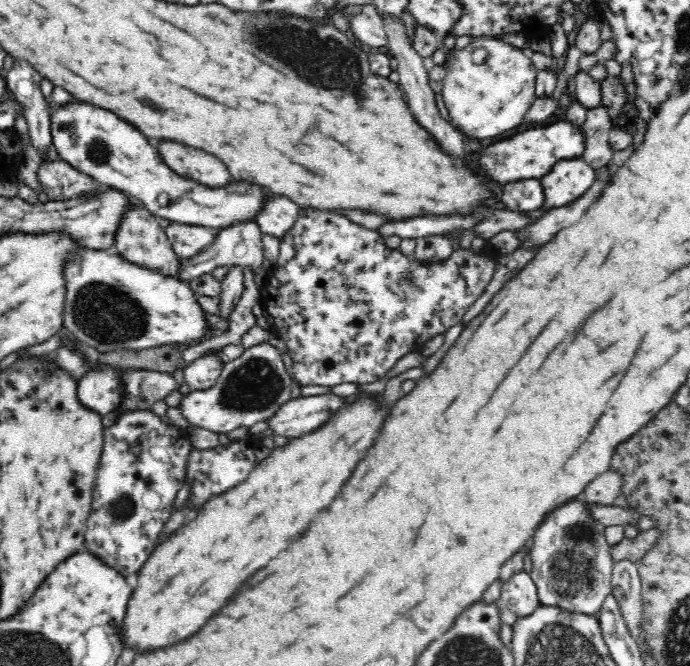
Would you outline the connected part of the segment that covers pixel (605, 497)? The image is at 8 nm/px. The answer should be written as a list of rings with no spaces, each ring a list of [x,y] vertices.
[[[610,467],[594,482],[590,482],[587,489],[584,490],[582,498],[590,505],[599,504],[600,506],[614,506],[616,500],[622,496],[624,487],[624,473],[620,469]]]

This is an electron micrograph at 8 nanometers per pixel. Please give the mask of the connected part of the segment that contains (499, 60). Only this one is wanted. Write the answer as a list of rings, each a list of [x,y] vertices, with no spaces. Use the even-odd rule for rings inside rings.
[[[494,37],[473,38],[470,44],[456,51],[454,60],[446,66],[441,94],[450,120],[470,138],[496,138],[500,134],[514,130],[516,126],[522,124],[526,111],[536,100],[534,82],[536,82],[537,72],[536,65],[524,50]],[[477,48],[486,48],[487,56],[484,64],[474,64],[472,61],[472,54]]]

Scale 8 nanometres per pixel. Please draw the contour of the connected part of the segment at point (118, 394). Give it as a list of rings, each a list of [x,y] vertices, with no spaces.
[[[103,365],[98,370],[87,369],[86,374],[77,380],[76,398],[83,408],[99,416],[108,416],[120,410],[122,402],[121,382],[117,369]]]

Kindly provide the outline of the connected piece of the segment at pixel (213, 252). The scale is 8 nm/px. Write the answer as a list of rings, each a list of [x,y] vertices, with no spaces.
[[[240,220],[232,226],[220,228],[216,231],[216,236],[212,239],[210,246],[206,246],[202,252],[194,254],[192,258],[180,259],[180,264],[177,264],[178,280],[188,284],[196,278],[204,276],[204,274],[212,274],[220,266],[241,267],[242,265],[252,265],[254,271],[256,271],[256,283],[261,286],[263,278],[268,274],[268,270],[262,266],[262,262],[264,262],[262,235],[262,230],[255,220]]]

